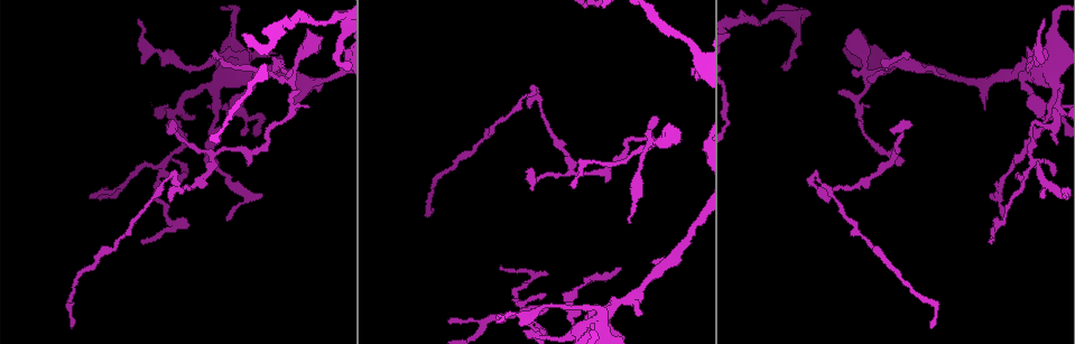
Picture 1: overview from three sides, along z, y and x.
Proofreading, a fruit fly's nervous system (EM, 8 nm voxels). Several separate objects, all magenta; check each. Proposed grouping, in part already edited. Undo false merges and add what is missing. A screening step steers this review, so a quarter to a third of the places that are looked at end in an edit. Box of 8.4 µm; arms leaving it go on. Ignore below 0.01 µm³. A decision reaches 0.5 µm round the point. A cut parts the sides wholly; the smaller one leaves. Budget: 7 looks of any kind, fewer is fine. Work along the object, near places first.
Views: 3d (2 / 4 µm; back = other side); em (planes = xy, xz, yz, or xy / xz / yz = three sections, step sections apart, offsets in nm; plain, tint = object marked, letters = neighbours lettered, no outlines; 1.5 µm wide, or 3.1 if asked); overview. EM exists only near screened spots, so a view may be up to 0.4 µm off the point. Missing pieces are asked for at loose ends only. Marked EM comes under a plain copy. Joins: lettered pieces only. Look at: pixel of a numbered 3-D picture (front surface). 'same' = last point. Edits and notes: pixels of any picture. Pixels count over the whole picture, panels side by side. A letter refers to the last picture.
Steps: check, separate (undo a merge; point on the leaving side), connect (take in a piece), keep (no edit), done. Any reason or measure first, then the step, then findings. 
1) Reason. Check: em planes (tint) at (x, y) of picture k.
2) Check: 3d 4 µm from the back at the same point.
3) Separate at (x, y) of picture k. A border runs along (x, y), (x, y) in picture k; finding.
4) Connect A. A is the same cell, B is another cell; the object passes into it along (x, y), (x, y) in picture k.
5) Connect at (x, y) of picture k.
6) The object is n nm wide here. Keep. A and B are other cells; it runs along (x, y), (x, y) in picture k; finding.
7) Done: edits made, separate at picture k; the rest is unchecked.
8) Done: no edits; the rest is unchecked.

Calibre changes. Check: 3d 4 µm at (1041, 126) of picture 1.

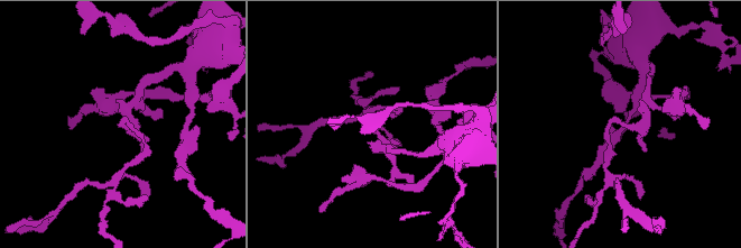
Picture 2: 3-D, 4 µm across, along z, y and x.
Now the EM. Check: em xy step 4 (letters) at (123, 121) of picture 2.

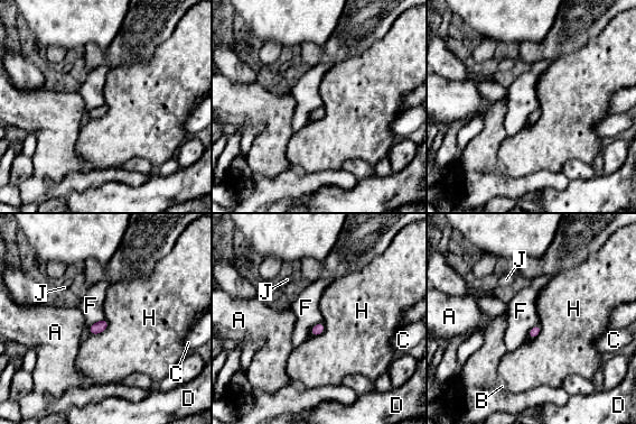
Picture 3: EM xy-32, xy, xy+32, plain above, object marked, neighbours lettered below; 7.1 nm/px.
Cut it another way. Check: em planes (letters) at the same point.

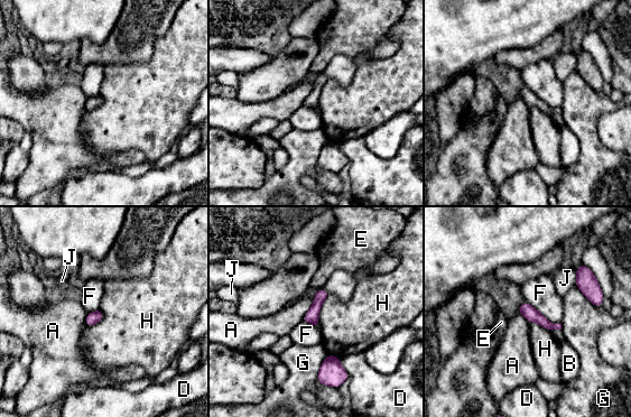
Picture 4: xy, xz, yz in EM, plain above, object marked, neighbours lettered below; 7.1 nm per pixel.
The object is 90 nm wide here. Keep. A, B, D, E, F, G, H and J are other cells; a border runs along (328, 294), (321, 306), (318, 327) in picture 4; all the same neuron.

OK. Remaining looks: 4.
Tapers out. Check: em planes (letters) at (531, 191) of picture 1.

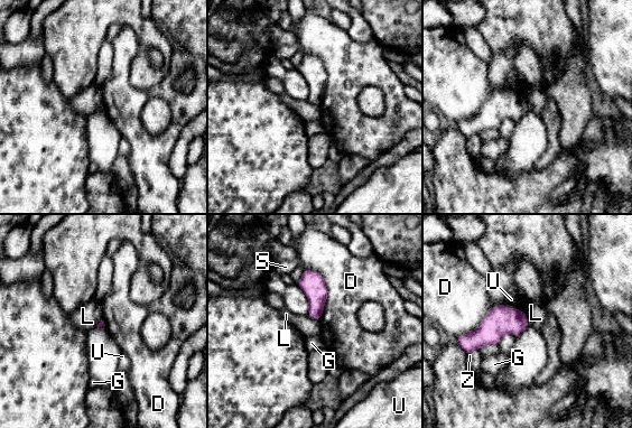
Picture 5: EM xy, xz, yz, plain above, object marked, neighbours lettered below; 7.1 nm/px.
Keep. D, G, L, S, U and Z are other cells; a border runs along (523, 313), (529, 325) in picture 5; none of them fits.

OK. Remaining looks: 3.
Sharp bend. Check: em xz step 4 (tint) at (172, 178) of picture 1.

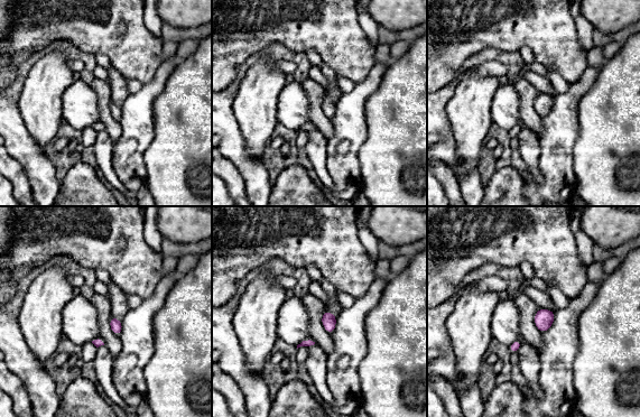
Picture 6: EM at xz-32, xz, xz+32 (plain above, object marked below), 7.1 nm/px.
Another direction. Check: em yz step 4 (letters) at the same point.

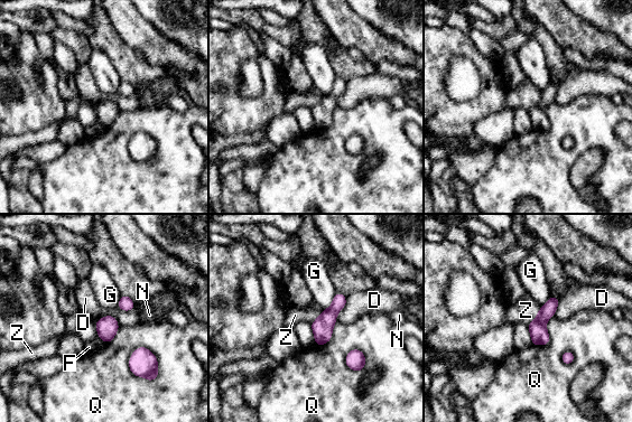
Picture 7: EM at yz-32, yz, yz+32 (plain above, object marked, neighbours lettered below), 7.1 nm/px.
The object is 130 nm wide here. Keep. D, F, G, N, Q and Z are other cells; a border runs along (95, 322), (112, 316), (119, 326) in picture 7; one neuron here.

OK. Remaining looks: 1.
Done: no edits; the rest is unchecked.

